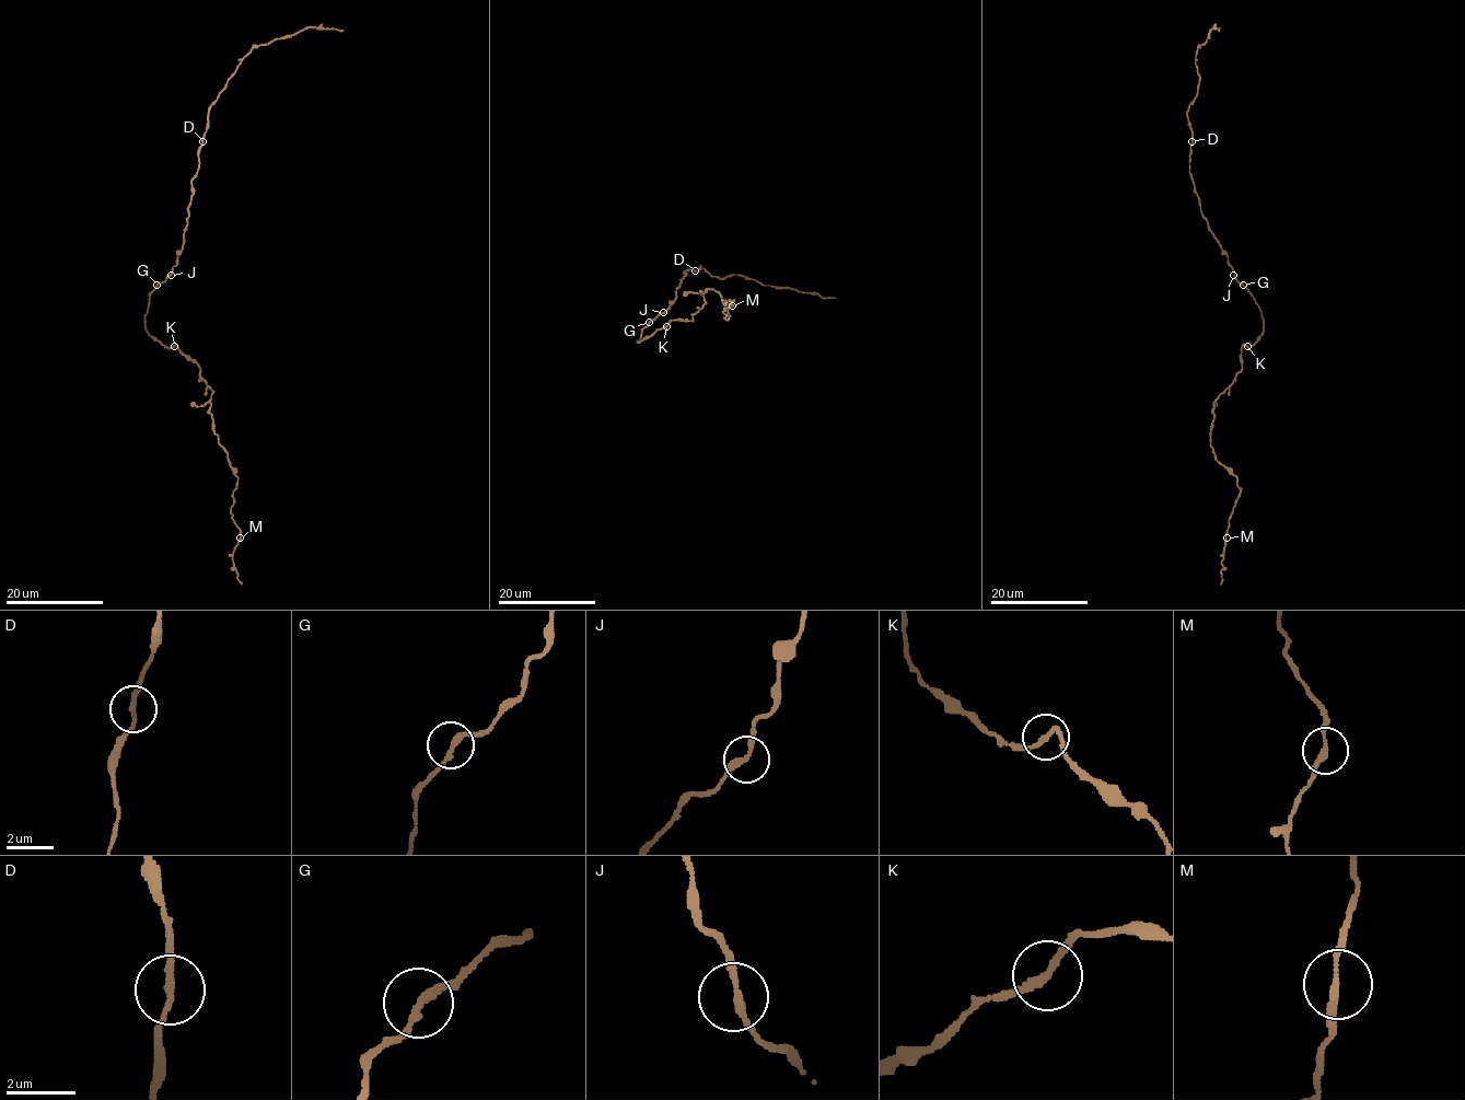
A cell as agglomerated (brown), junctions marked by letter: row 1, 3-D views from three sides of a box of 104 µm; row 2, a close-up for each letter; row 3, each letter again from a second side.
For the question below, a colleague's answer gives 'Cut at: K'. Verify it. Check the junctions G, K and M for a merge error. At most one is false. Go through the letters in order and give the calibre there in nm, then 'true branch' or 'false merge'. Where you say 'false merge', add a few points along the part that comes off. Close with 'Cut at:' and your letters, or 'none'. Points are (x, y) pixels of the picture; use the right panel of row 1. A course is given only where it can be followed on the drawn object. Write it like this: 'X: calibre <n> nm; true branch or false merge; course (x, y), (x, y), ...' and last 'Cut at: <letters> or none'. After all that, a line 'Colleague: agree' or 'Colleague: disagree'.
G: calibre 240 nm; true branch
K: calibre 200 nm; true branch
M: calibre 200 nm; true branch
Cut at: none
Colleague: disagree

